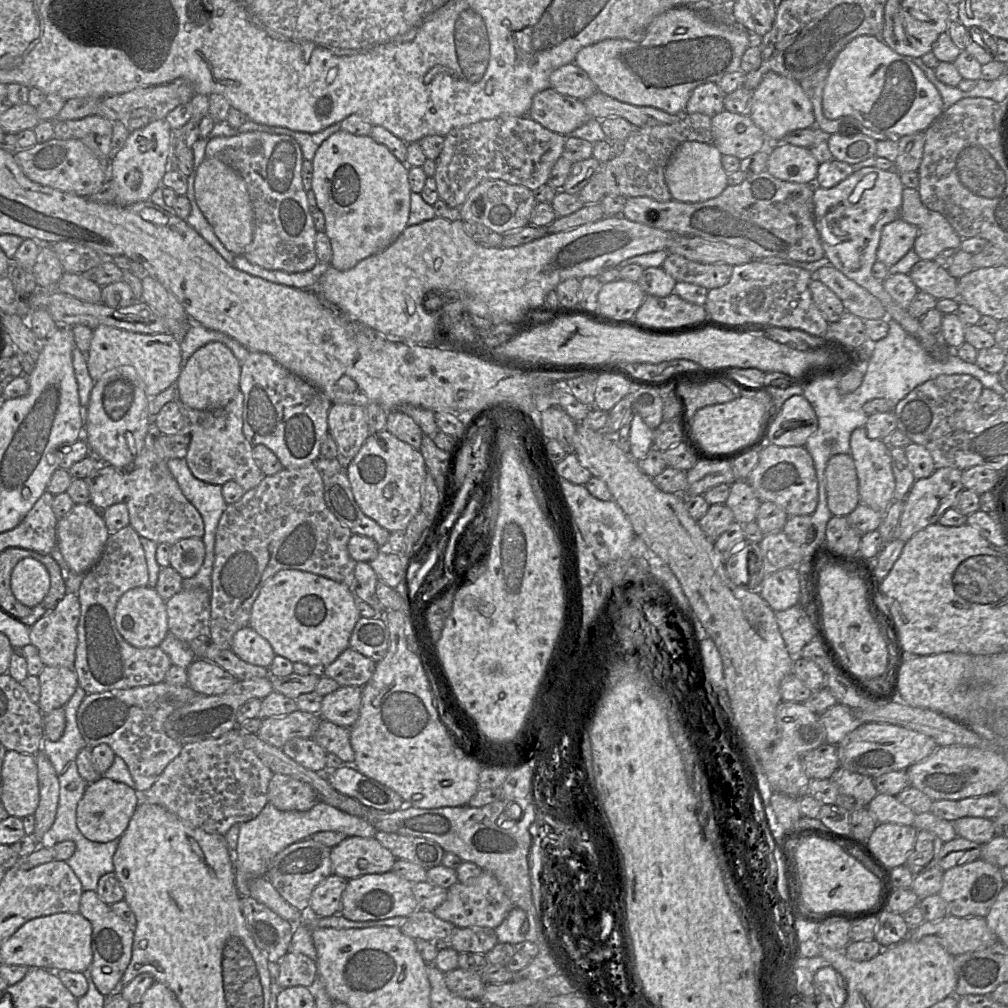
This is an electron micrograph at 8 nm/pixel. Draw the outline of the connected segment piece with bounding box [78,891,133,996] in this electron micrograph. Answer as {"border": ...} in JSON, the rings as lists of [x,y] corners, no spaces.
{"border":[[[83,891],[78,912],[92,926],[91,949],[93,957],[89,973],[98,992],[103,996],[108,996],[114,993],[116,985],[121,980],[131,960],[133,930],[110,909],[110,905],[99,898],[95,891]]]}

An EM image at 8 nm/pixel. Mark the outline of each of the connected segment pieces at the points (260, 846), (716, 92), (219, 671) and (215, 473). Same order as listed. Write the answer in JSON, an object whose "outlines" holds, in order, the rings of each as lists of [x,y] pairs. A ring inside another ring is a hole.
{"outlines":[[[[268,802],[256,818],[239,826],[238,841],[232,854],[235,886],[240,897],[249,896],[248,880],[266,876],[271,860],[279,852],[324,831],[341,832],[346,837],[363,838],[373,838],[377,832],[365,819],[342,812],[323,802],[319,802],[308,811],[281,811]]],[[[716,83],[698,86],[686,105],[686,114],[702,113],[714,117],[725,110],[725,93]]],[[[196,658],[187,668],[188,685],[198,694],[222,695],[237,679],[219,665],[203,658]]],[[[240,390],[237,391],[224,407],[216,410],[192,409],[182,403],[180,403],[180,409],[184,419],[184,425],[179,433],[189,434],[190,436],[185,460],[196,478],[210,484],[221,486],[227,481],[235,481],[246,491],[256,487],[260,483],[264,475],[253,458],[253,445],[246,439],[243,433],[243,393]]]]}

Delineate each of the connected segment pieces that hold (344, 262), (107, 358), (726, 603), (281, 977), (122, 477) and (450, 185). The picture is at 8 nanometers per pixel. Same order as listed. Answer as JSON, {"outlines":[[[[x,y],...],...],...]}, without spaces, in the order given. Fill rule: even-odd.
{"outlines":[[[[339,130],[322,142],[312,159],[312,189],[318,208],[325,216],[325,233],[331,241],[333,256],[330,266],[347,271],[363,259],[374,255],[391,244],[408,226],[411,187],[409,166],[399,161],[383,144],[370,135],[357,136]]],[[[100,325],[93,330],[86,360],[93,381],[97,381],[105,372],[113,368],[132,366],[149,398],[175,385],[182,370],[180,339],[173,334],[169,332],[144,334],[107,325]]],[[[576,423],[576,432],[574,435],[574,453],[576,454],[580,464],[588,469],[592,476],[600,478],[606,483],[608,489],[610,490],[613,500],[621,507],[623,512],[626,514],[630,520],[635,535],[639,536],[645,544],[658,555],[671,569],[676,578],[678,579],[683,592],[689,600],[692,607],[694,615],[699,619],[702,627],[704,628],[707,635],[714,641],[723,664],[723,675],[726,683],[727,693],[731,702],[731,709],[733,712],[733,721],[739,729],[739,732],[744,740],[747,748],[751,748],[758,759],[761,761],[761,766],[763,768],[763,763],[769,759],[772,747],[777,743],[777,722],[776,722],[776,709],[777,706],[782,702],[782,697],[780,693],[780,684],[782,679],[792,673],[793,661],[789,652],[787,651],[784,640],[780,634],[776,618],[775,611],[768,605],[768,603],[760,596],[758,591],[747,591],[736,586],[728,577],[725,560],[722,559],[720,553],[716,550],[714,546],[714,541],[710,541],[700,528],[698,521],[694,520],[688,513],[686,509],[686,501],[684,494],[672,494],[661,491],[654,483],[653,479],[644,474],[638,467],[637,461],[632,459],[629,454],[627,454],[624,449],[616,441],[615,435],[608,435],[604,432],[594,431],[583,426],[581,423]]],[[[288,951],[274,966],[274,984],[279,989],[303,986],[314,988],[318,978],[316,962],[307,956]]],[[[153,440],[147,442],[134,462],[124,469],[100,464],[84,480],[90,492],[90,504],[99,511],[116,503],[126,504],[129,524],[140,537],[157,544],[173,545],[184,538],[204,536],[204,522],[199,511],[181,491],[167,466],[167,460],[156,453]]],[[[499,116],[454,129],[445,136],[444,147],[436,159],[434,178],[439,199],[443,199],[450,207],[460,207],[471,190],[488,179],[504,180],[534,191],[547,184],[553,166],[563,154],[565,140],[566,136],[546,129],[528,116]]]]}

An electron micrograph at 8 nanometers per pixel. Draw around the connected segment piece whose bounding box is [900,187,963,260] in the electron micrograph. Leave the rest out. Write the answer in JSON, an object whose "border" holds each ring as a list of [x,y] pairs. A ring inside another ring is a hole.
{"border":[[[904,187],[900,218],[917,227],[913,249],[921,260],[934,260],[946,249],[960,249],[963,238],[942,214],[922,203],[918,189]]]}

